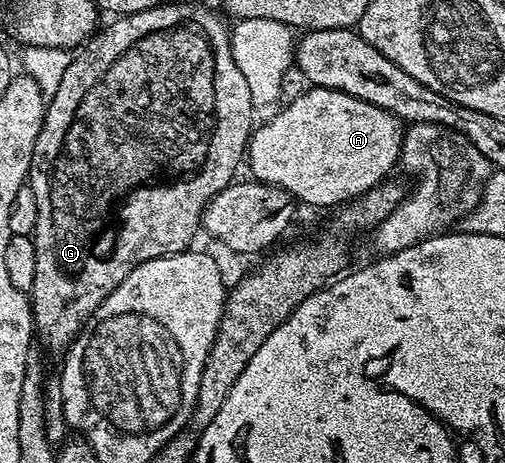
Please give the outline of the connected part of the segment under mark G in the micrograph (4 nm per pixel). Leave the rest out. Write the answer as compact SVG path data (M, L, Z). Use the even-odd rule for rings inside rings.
M173 34L175 38L151 36L139 38L139 42L131 42L131 50L127 50L127 59L119 62L119 66L111 66L107 74L103 74L103 82L99 86L91 86L79 94L67 94L67 82L61 82L59 91L50 95L47 114L43 117L43 131L35 145L33 169L29 175L29 185L37 196L37 212L39 219L35 225L35 247L37 248L37 276L33 276L33 288L29 291L33 330L43 341L42 349L66 351L71 343L79 337L81 331L92 321L95 309L113 293L142 262L154 258L162 258L164 254L181 254L192 245L195 233L201 230L201 219L207 205L236 177L235 169L239 161L244 161L250 143L253 128L247 124L247 91L243 90L245 76L239 78L211 78L211 64L206 46L197 34ZM235 82L235 90L215 90L215 86L231 86Z

